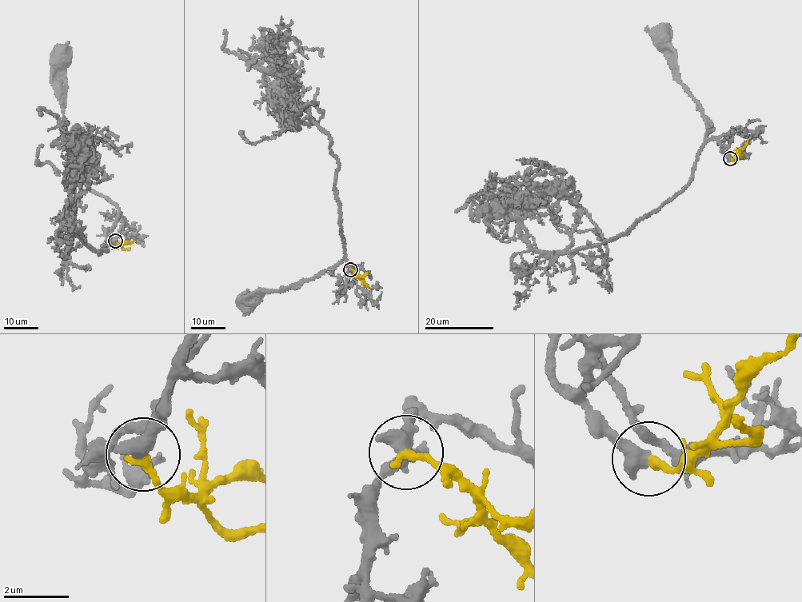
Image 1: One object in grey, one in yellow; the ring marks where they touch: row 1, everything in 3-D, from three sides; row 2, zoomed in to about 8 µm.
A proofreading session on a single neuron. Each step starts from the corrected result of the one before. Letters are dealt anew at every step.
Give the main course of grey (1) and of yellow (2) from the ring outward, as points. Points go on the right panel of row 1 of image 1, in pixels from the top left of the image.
1: (730, 159), (720, 141), (706, 138), (710, 129), (700, 105), (681, 82), (675, 51), (662, 38)
2: (730, 158), (735, 158), (748, 139)

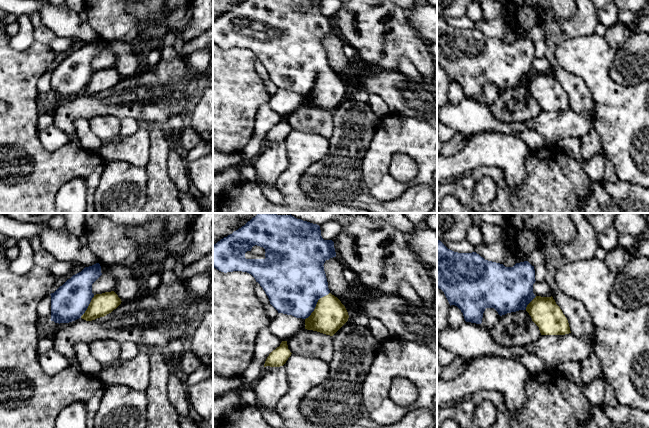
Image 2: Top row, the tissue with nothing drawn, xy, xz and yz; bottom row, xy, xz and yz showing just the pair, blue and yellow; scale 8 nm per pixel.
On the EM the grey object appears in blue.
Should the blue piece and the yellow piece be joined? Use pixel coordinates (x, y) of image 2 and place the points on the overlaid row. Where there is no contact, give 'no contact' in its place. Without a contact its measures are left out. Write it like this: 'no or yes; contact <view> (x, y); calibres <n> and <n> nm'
yes; contact xz (316, 303); calibres 480 and 260 nm

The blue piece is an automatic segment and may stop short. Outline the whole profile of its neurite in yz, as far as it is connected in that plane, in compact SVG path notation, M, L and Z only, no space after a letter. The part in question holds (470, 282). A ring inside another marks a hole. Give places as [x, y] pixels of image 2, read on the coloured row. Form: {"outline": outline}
{"outline": "M437 239L437 287L441 289L450 306L457 306L466 322L481 324L486 308L494 308L500 316L526 310L539 327L541 335L571 333L569 323L553 297L535 296L535 270L528 261L513 267L485 260L476 252L458 253L448 249Z"}

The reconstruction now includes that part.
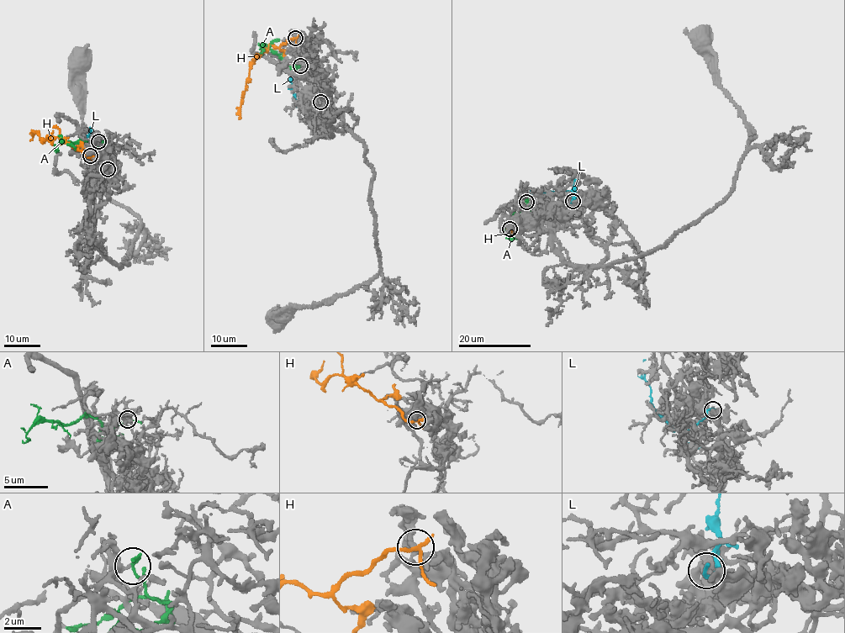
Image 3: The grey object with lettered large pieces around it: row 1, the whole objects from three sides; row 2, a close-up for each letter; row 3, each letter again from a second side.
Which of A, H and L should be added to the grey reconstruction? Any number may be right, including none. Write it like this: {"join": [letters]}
{"join": []}

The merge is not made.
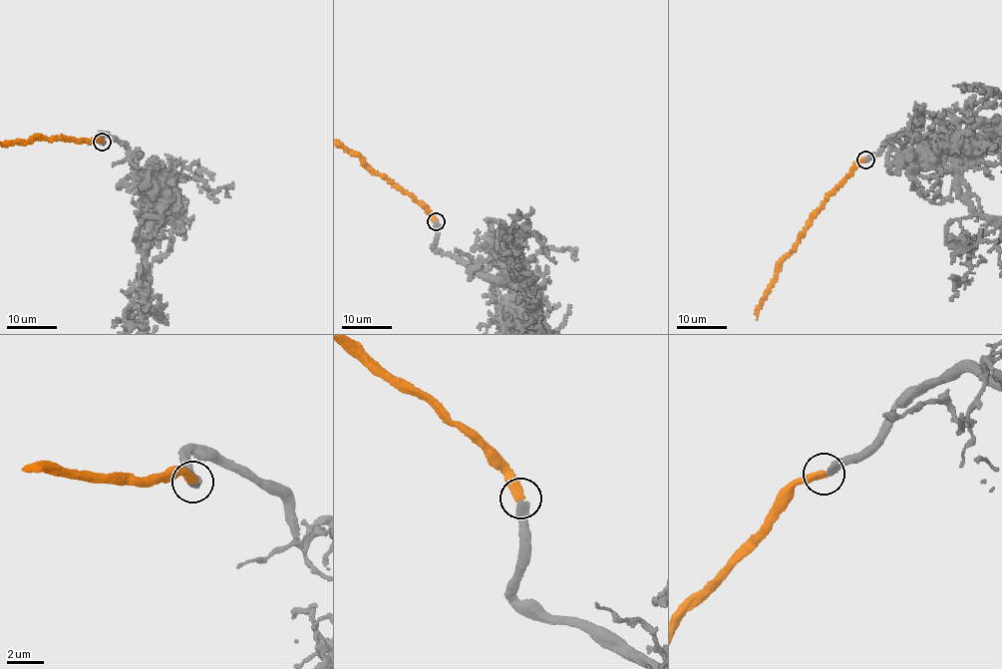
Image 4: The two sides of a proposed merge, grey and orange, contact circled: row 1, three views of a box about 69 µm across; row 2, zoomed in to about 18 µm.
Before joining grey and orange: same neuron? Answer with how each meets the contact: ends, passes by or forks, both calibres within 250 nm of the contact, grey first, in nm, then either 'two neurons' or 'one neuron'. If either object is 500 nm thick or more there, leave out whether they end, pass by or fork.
grey ends | orange ends | 440/420 nm | one neuron

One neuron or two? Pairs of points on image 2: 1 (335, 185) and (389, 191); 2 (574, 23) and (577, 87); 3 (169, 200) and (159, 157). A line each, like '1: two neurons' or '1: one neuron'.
1: two neurons
2: one neuron
3: one neuron

